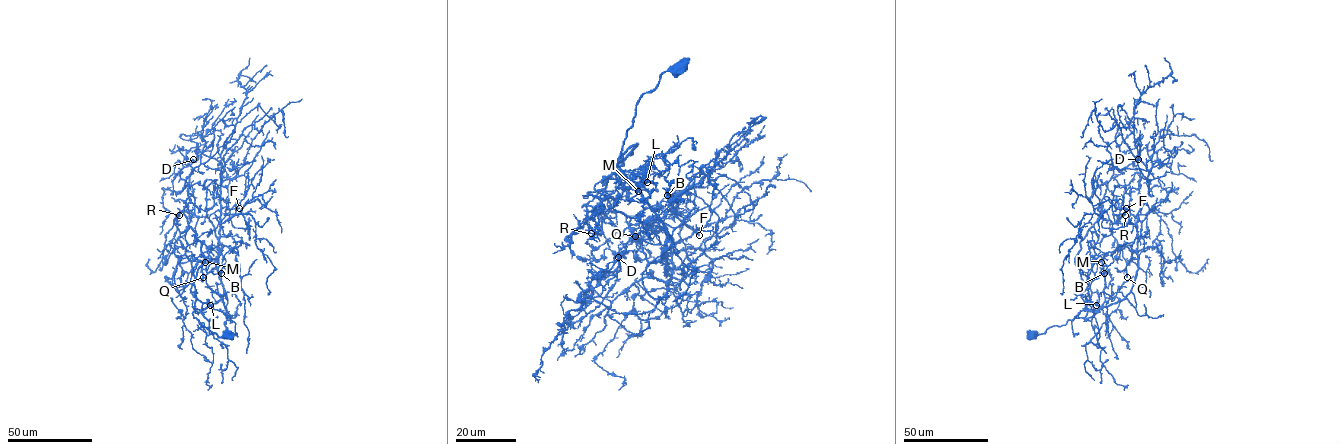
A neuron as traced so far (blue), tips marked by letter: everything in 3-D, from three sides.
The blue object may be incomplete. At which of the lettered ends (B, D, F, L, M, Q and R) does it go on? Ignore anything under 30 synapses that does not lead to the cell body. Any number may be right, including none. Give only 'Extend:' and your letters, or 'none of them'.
Extend: Q, R

